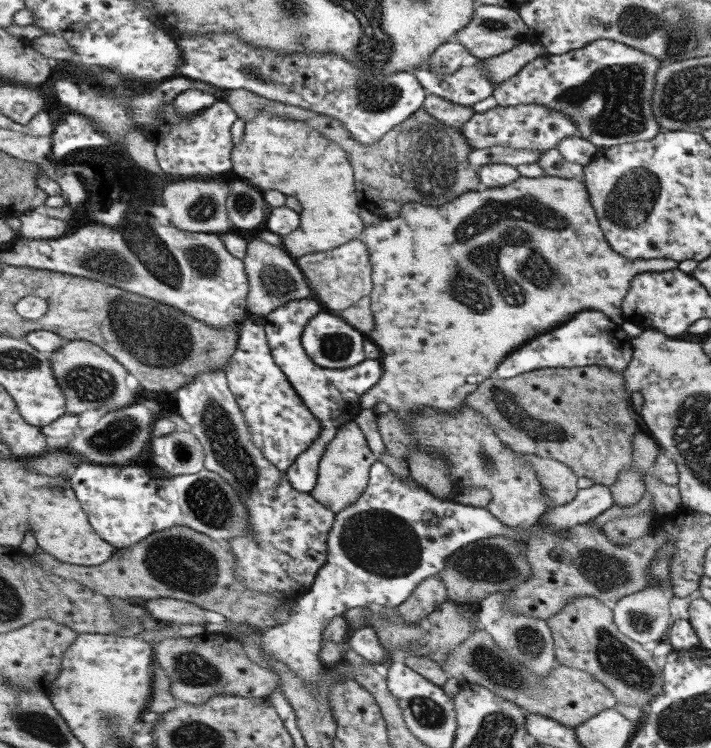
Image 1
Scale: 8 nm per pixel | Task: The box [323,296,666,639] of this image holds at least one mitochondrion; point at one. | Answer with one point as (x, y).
(382, 544)

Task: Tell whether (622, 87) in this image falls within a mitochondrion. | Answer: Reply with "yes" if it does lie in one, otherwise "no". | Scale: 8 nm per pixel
yes

